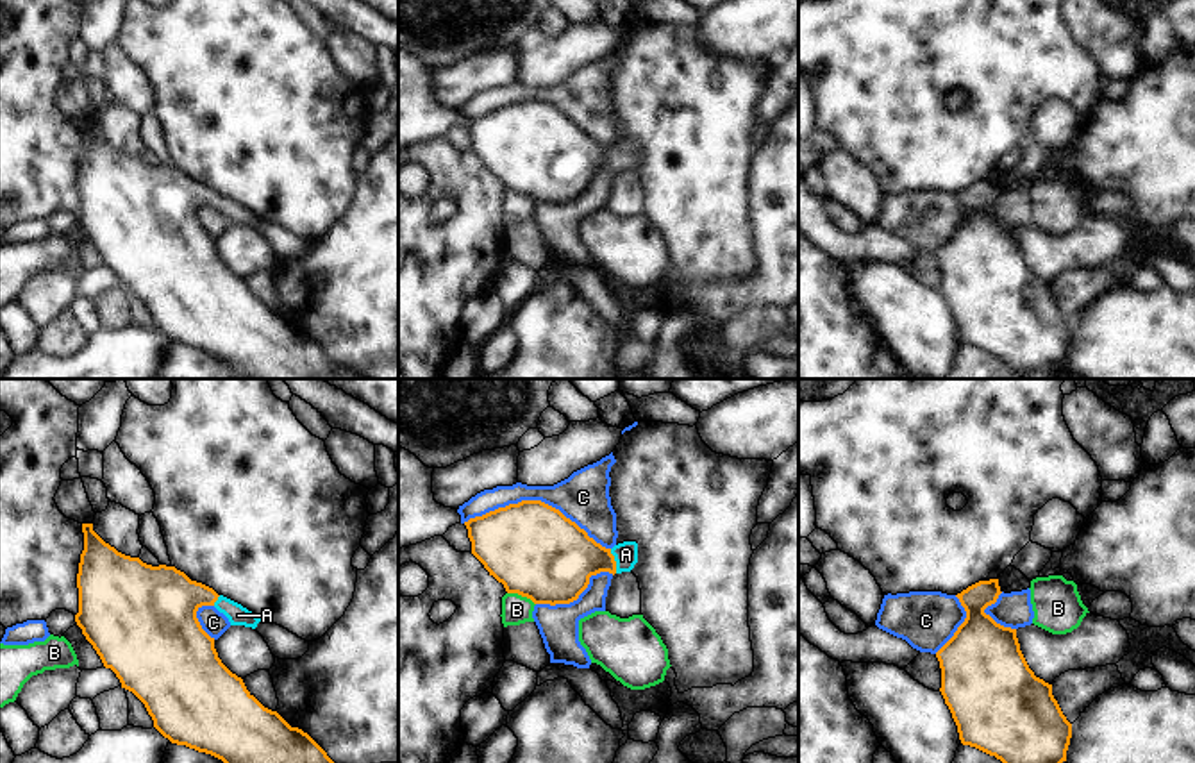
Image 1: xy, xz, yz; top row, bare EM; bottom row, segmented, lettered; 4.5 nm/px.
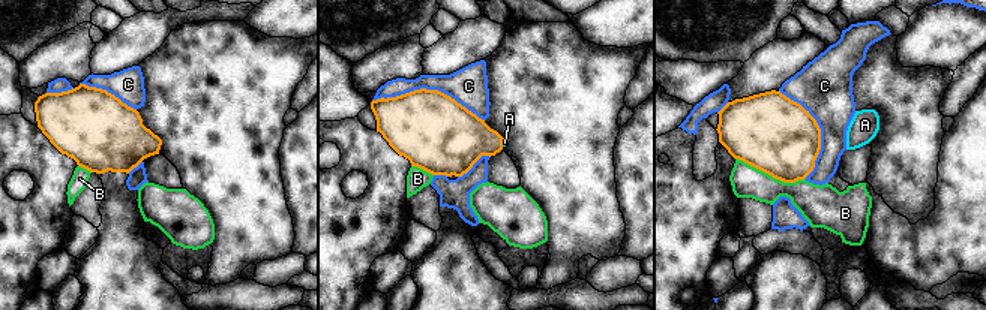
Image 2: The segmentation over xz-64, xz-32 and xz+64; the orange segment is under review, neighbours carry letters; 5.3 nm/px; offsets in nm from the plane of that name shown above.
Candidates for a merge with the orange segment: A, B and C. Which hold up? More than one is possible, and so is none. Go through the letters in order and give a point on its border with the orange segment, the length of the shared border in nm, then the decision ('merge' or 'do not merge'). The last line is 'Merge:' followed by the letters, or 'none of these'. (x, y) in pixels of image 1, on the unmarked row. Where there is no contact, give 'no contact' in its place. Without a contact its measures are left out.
A: xz (615, 161) | 120 nm | merge
B: xz (522, 195) | 140 nm | do not merge
C: xz (536, 100) | 650 nm | do not merge
Merge: A

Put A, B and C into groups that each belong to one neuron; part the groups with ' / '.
A / B / C

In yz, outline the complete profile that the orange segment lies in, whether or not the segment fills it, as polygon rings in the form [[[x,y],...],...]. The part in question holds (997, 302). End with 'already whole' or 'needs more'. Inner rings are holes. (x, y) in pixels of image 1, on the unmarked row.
[[[999,179],[979,180],[956,197],[966,211],[965,222],[936,252],[941,268],[941,295],[957,325],[963,345],[1000,359],[1016,379],[1054,375],[1066,361],[1072,323],[1052,295],[1052,284],[1029,268],[1016,229],[997,223],[984,209],[1000,195]]] | already whole

